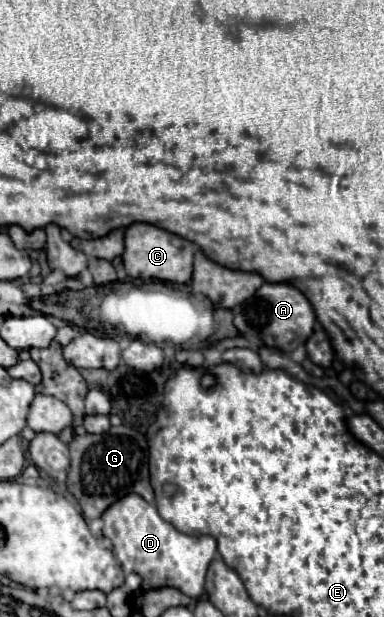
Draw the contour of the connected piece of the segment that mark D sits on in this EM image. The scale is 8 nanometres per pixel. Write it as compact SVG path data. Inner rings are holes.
M129 493L115 501L103 511L101 519L103 535L113 541L113 551L121 567L127 573L133 571L141 577L141 593L161 587L173 587L191 599L199 599L203 595L205 573L217 553L217 543L213 537L195 537L177 531L171 523L161 519L155 505L147 503L137 493Z

